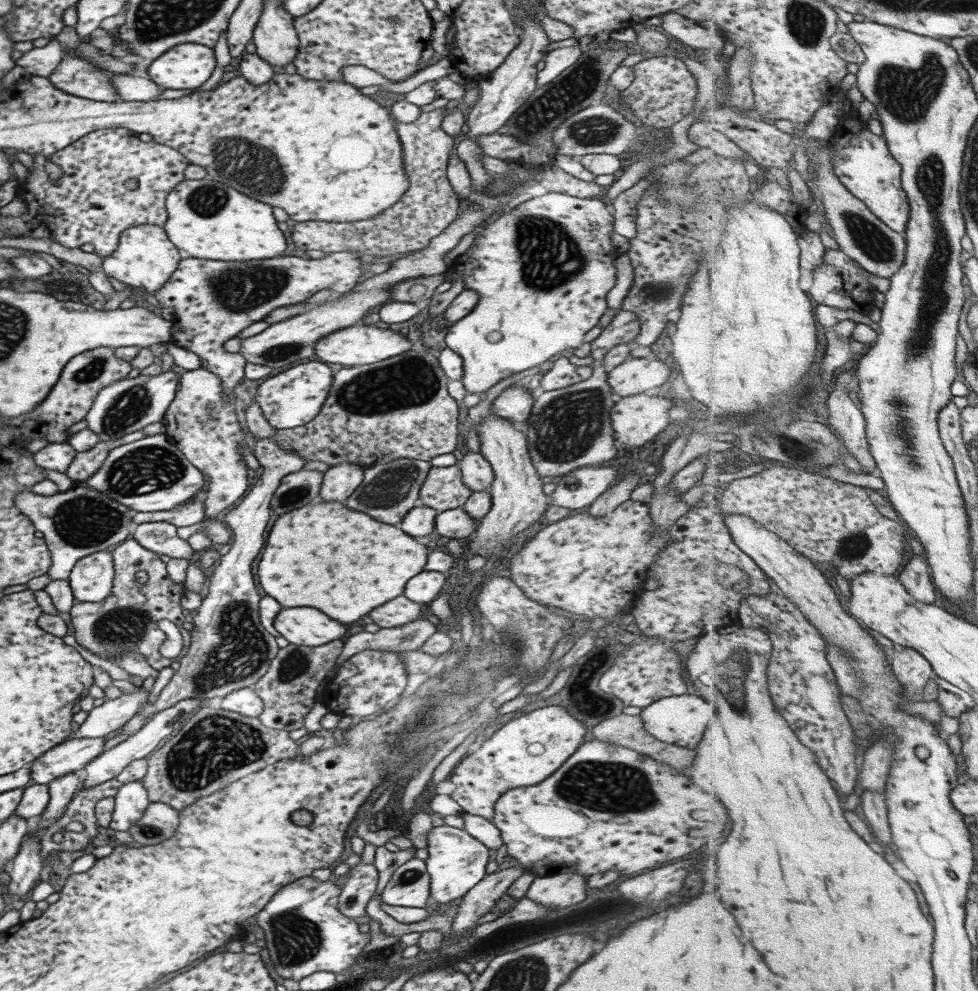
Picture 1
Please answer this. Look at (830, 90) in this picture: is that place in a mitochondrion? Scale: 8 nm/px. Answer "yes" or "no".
no

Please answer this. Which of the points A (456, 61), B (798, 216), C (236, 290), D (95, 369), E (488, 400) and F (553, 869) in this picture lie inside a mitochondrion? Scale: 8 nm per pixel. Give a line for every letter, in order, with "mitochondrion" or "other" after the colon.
A: other
B: other
C: mitochondrion
D: mitochondrion
E: other
F: other

